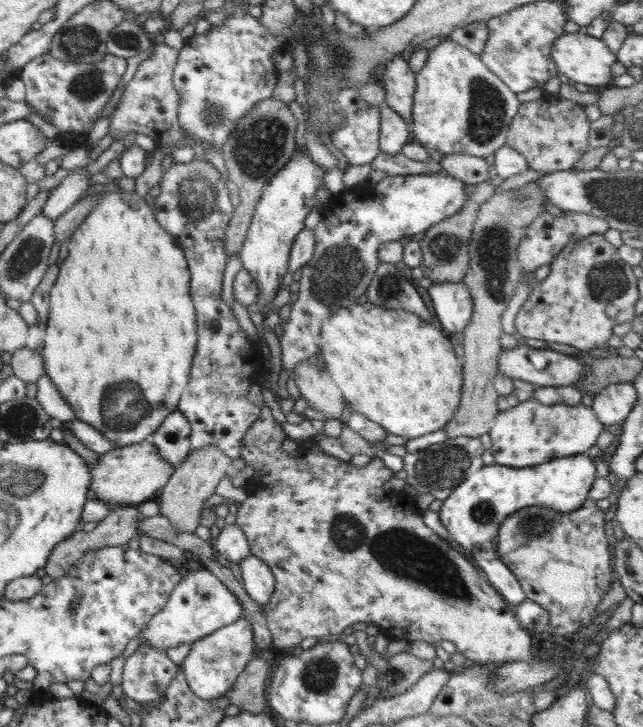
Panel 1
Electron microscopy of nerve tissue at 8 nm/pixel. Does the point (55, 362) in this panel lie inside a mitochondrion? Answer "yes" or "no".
no

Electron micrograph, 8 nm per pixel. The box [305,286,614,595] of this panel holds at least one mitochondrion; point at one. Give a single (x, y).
(439, 468)

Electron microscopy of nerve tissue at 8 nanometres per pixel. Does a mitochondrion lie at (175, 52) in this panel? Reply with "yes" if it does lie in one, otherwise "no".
no

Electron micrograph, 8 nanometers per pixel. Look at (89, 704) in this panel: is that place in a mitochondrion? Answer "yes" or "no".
no

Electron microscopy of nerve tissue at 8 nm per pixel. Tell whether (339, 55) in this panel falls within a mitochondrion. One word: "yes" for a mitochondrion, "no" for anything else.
yes

